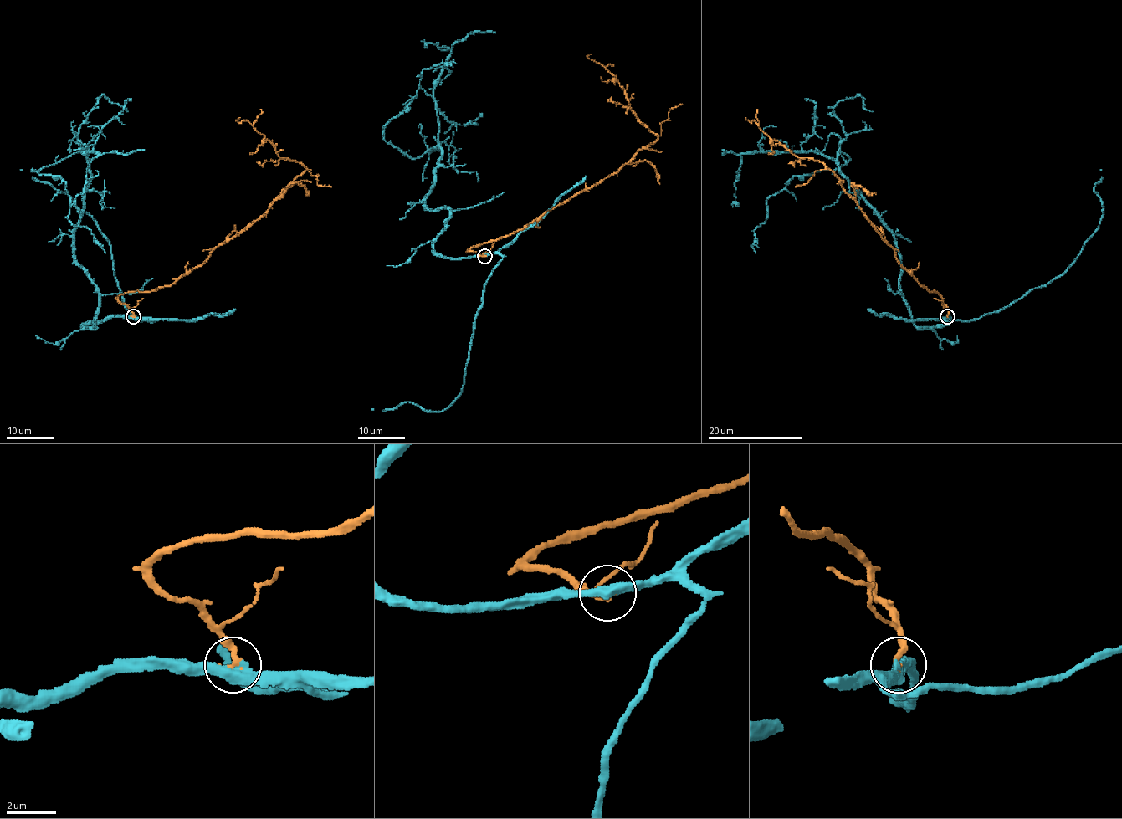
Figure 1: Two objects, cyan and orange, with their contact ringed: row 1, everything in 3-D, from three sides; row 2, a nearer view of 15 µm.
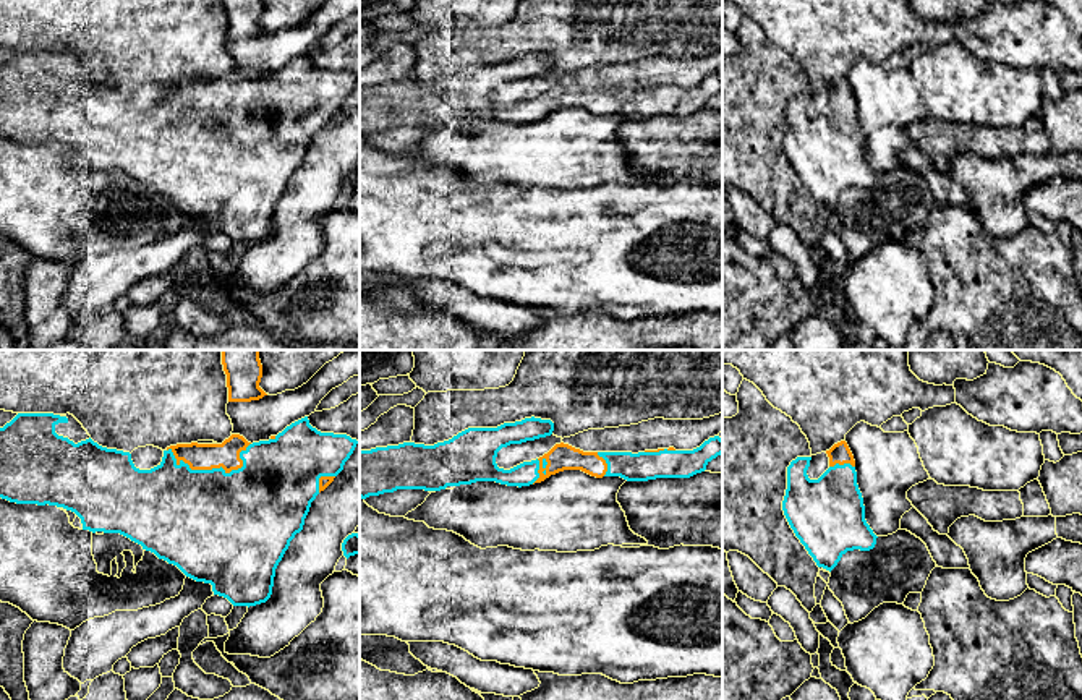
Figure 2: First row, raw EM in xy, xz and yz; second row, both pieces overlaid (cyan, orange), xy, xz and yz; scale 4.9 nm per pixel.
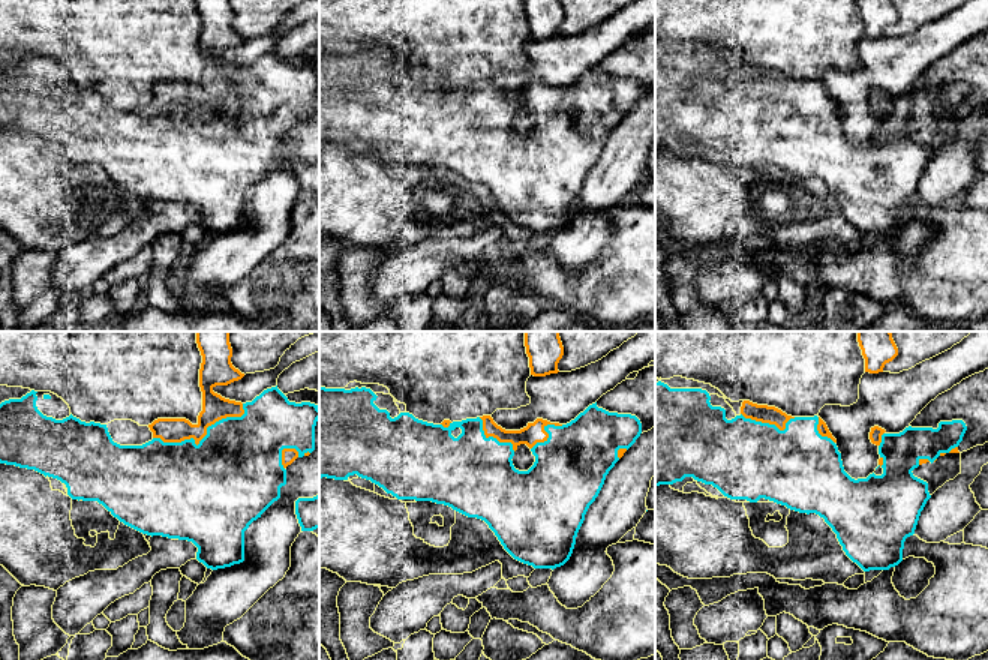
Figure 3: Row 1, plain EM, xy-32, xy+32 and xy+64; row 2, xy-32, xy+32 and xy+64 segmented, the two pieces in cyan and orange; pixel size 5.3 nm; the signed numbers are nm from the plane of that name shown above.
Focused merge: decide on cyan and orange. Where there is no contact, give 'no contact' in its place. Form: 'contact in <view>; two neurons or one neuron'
contact in xy; one neuron

